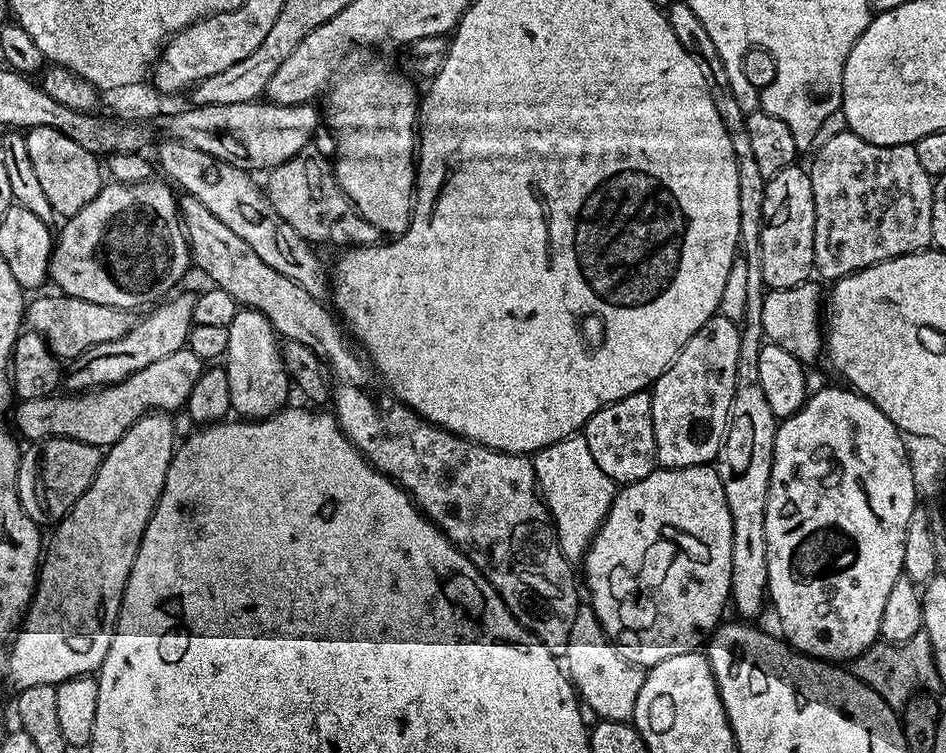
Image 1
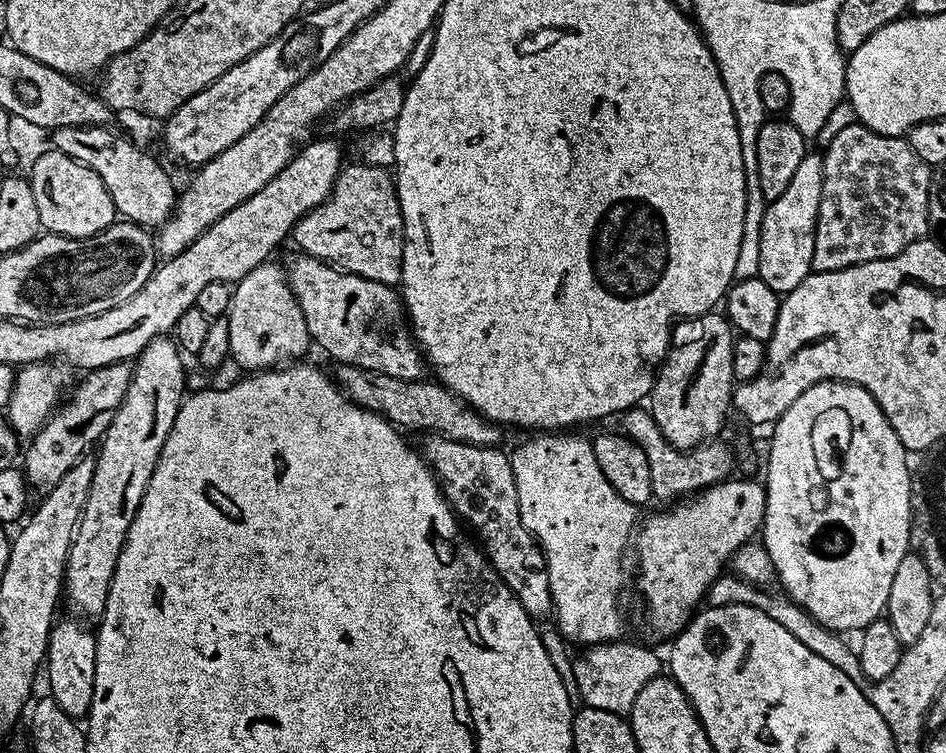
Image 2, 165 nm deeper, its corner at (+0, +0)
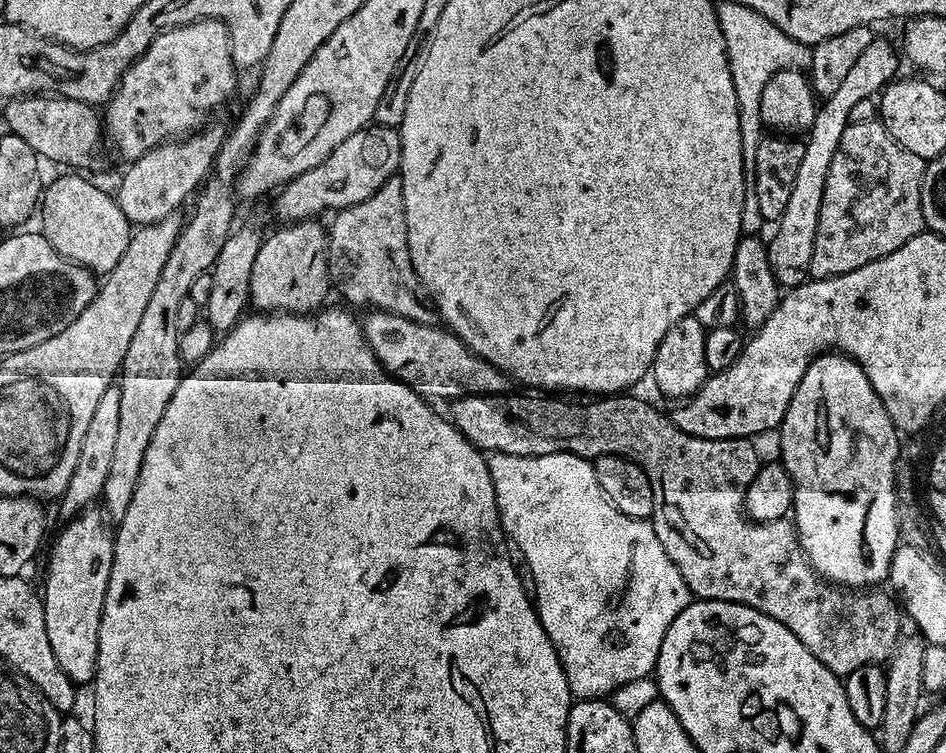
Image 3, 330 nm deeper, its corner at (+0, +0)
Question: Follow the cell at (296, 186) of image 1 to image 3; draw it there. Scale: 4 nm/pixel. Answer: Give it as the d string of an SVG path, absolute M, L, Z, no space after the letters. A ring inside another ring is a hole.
M399 175L382 182L382 190L370 194L366 202L339 209L331 220L332 225L329 223L326 228L328 279L335 287L336 284L340 287L341 294L350 303L361 304L364 310L389 312L418 324L429 323L434 312L426 299L424 283L410 262Z

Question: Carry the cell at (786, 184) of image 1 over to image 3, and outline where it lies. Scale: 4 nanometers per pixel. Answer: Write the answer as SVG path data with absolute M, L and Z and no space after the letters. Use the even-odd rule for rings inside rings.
M873 38L870 46L866 46L865 52L854 61L854 66L846 73L846 79L841 82L838 91L835 94L823 97L822 103L816 109L813 124L806 131L804 149L802 150L802 163L798 165L798 174L794 178L794 187L790 190L790 202L786 202L786 210L779 220L775 221L776 233L773 234L772 240L767 241L770 270L781 289L791 290L797 288L798 285L809 279L810 254L814 254L814 234L818 230L818 218L822 206L822 190L826 190L826 174L830 174L830 162L834 162L834 150L838 150L838 142L842 139L842 130L846 130L846 126L853 119L852 111L863 100L870 99L872 95L873 99L885 84L890 84L897 79L899 72L896 71L900 68L901 60L898 52L897 56L890 41Z

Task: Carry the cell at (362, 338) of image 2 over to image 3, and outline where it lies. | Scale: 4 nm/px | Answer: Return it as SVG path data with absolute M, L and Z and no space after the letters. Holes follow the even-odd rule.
M372 310L363 317L362 327L364 337L370 350L380 360L385 372L410 385L419 396L429 401L445 400L451 402L460 396L503 396L509 391L510 377L500 368L495 368L490 362L468 349L458 337L443 327L432 328L429 323L418 324L396 314Z

